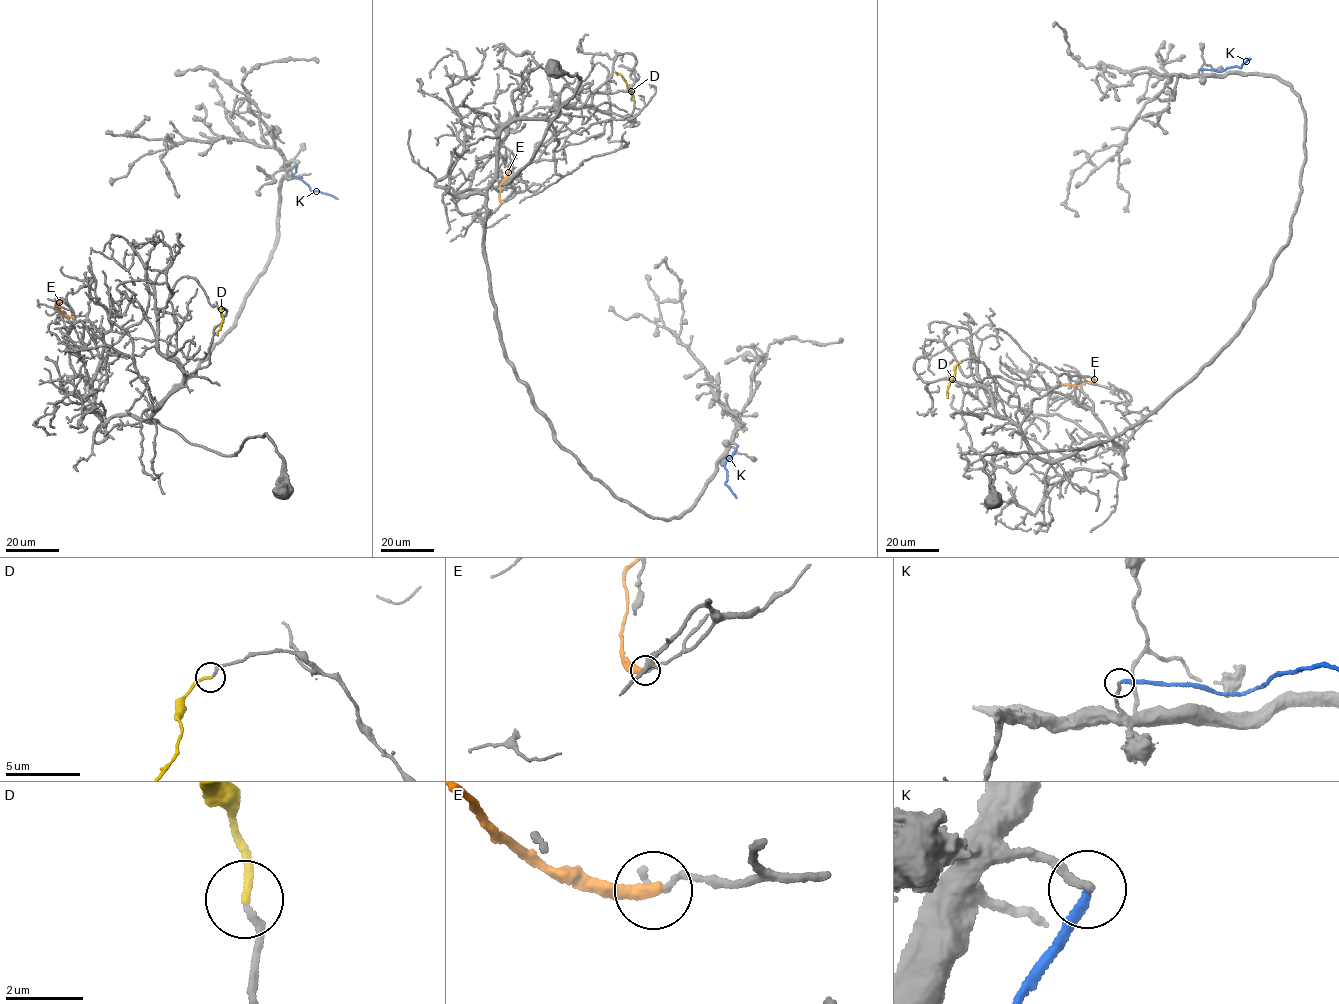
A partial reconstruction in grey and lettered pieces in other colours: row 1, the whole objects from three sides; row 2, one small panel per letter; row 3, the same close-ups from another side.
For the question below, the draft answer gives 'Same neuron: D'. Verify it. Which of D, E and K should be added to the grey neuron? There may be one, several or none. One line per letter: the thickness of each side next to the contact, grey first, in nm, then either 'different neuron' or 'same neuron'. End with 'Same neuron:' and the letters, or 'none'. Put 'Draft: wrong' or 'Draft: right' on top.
Draft: right
D: 190/190 nm | same neuron
E: 150/400 nm | different neuron
K: 220/220 nm | different neuron
Same neuron: D

